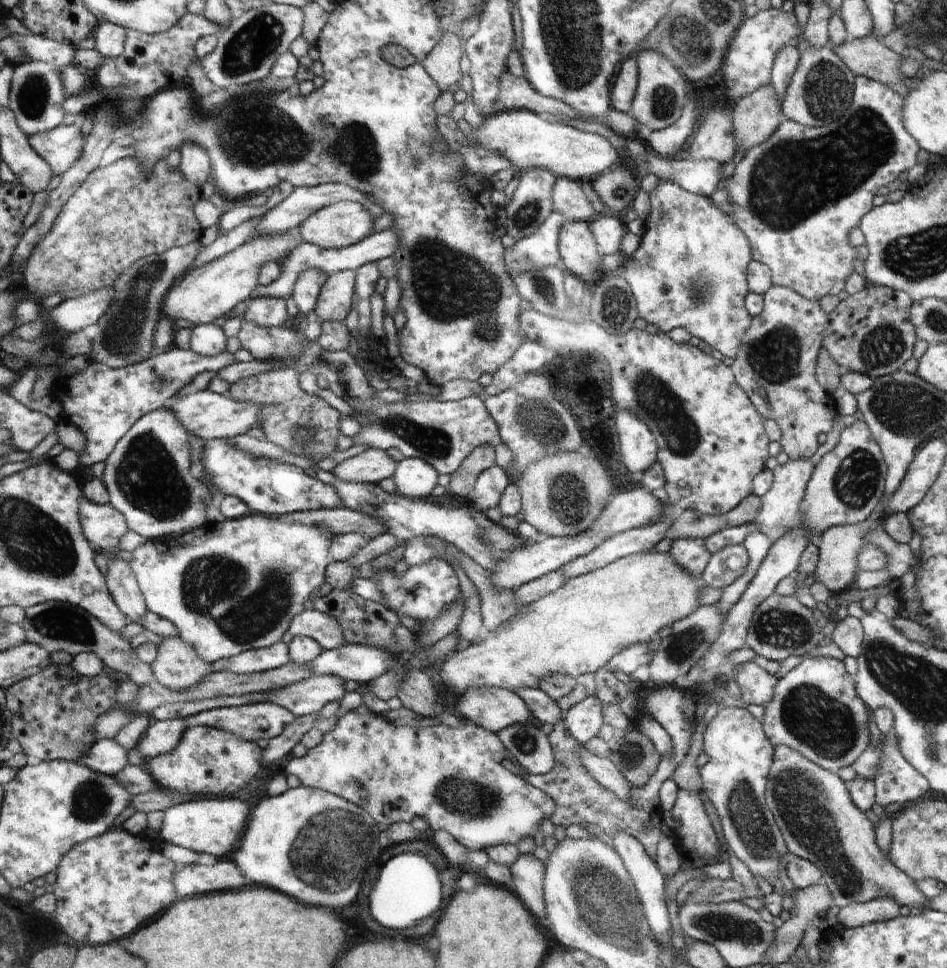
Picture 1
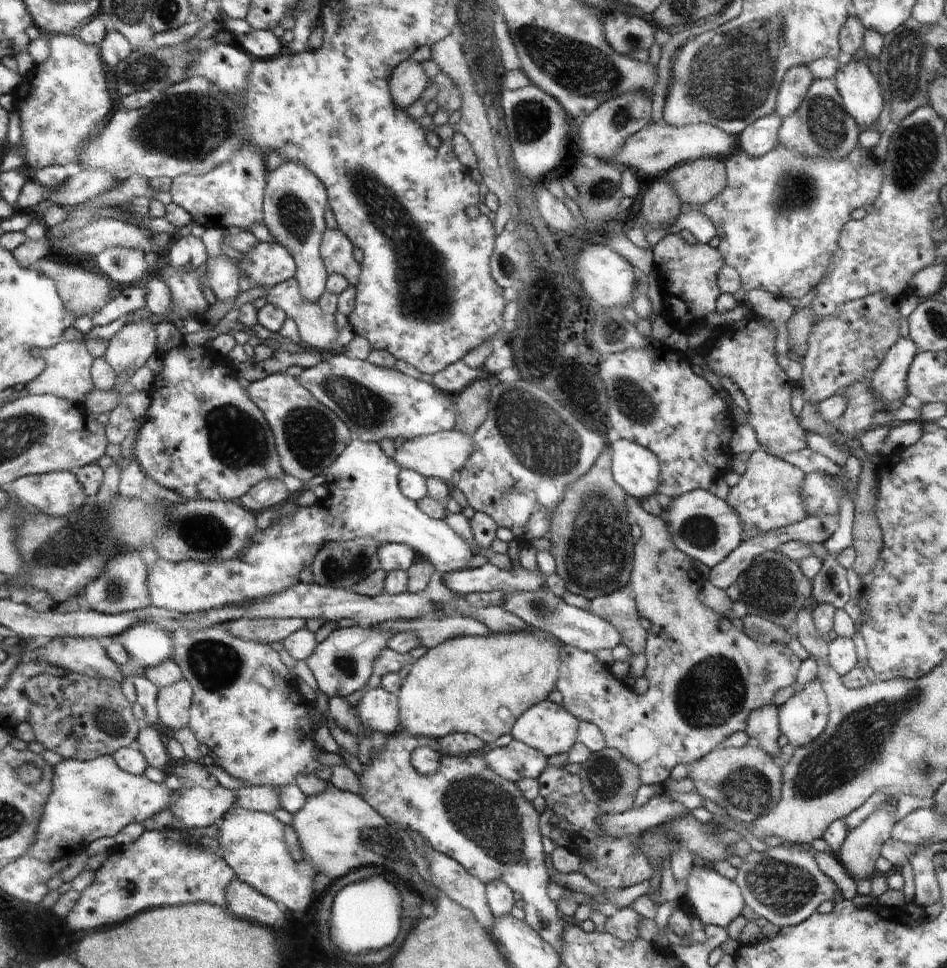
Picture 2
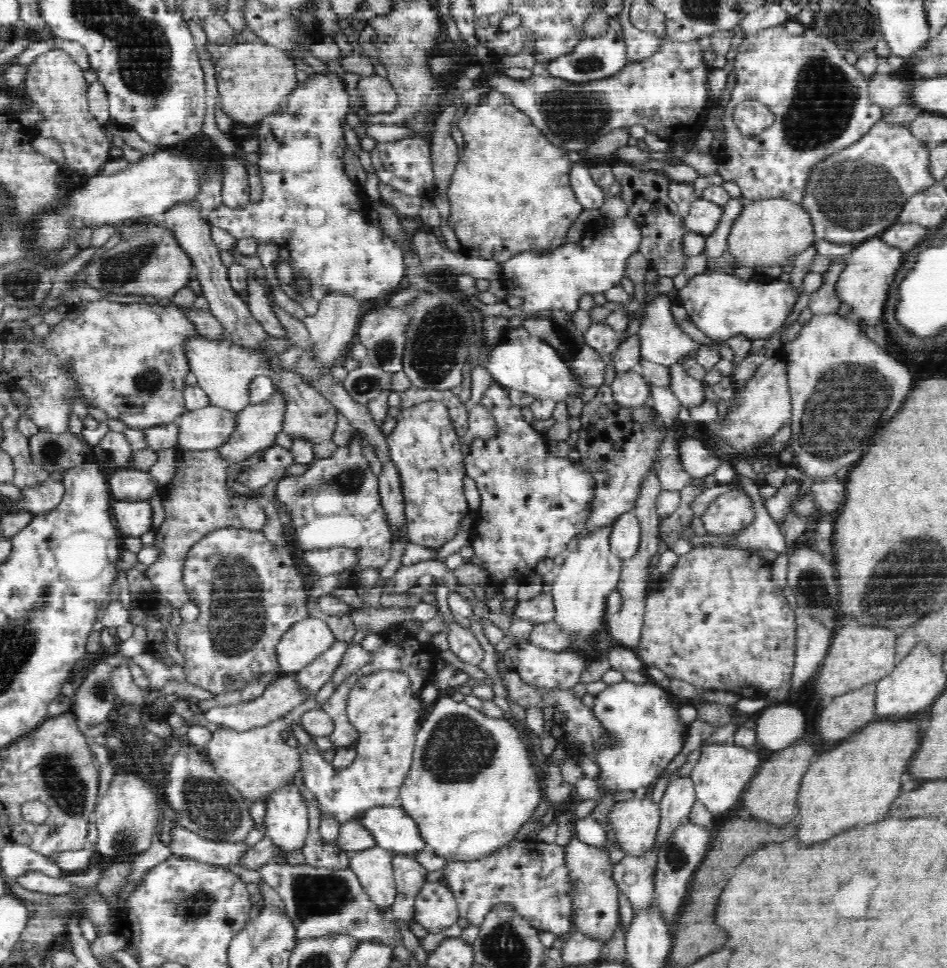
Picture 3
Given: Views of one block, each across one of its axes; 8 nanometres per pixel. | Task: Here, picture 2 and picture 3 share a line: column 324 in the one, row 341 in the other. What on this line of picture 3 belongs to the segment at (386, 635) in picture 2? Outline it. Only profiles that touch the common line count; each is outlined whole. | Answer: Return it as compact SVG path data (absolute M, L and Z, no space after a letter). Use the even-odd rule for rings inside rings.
M666 295L645 302L637 337L639 338L641 358L650 362L669 367L680 363L690 357L691 352L697 350L701 344L696 343L678 324L674 321L675 316L670 311L671 300Z

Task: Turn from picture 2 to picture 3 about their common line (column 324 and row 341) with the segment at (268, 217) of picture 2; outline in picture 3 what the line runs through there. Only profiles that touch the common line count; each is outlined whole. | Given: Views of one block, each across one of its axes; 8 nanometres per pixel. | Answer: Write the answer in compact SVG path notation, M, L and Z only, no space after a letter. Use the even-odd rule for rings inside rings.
M269 333L263 340L265 345L238 345L238 343L210 342L206 338L188 338L183 342L183 352L186 353L190 371L196 375L197 385L208 395L209 401L214 406L225 407L230 411L244 410L250 405L249 384L254 377L268 373L270 358L284 352L292 345L289 337L276 337Z

